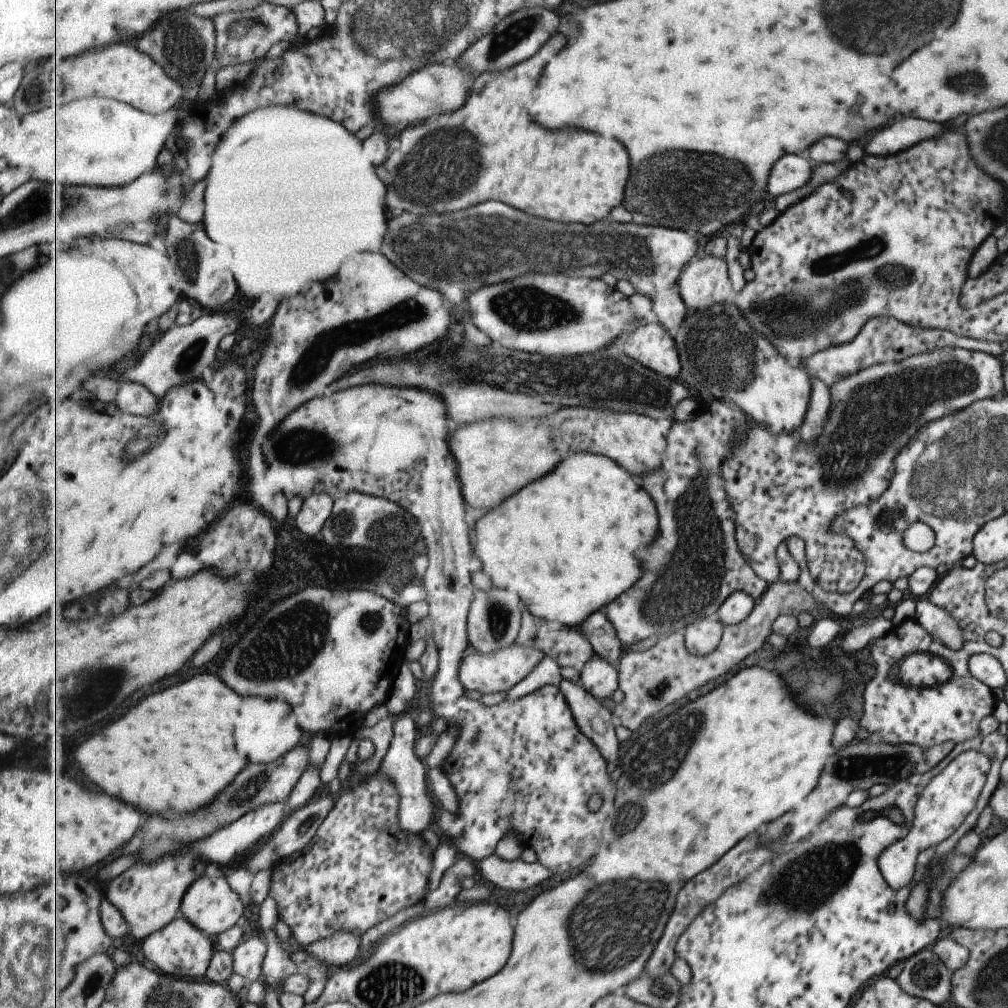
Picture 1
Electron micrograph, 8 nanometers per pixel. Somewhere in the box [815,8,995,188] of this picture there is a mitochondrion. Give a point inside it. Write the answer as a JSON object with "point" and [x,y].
{"point":[967,75]}

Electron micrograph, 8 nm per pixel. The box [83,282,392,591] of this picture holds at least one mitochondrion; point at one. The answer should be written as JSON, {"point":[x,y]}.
{"point":[296,449]}

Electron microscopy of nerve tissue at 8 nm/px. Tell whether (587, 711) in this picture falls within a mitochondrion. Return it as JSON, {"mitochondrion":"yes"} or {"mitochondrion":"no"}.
{"mitochondrion":"no"}

